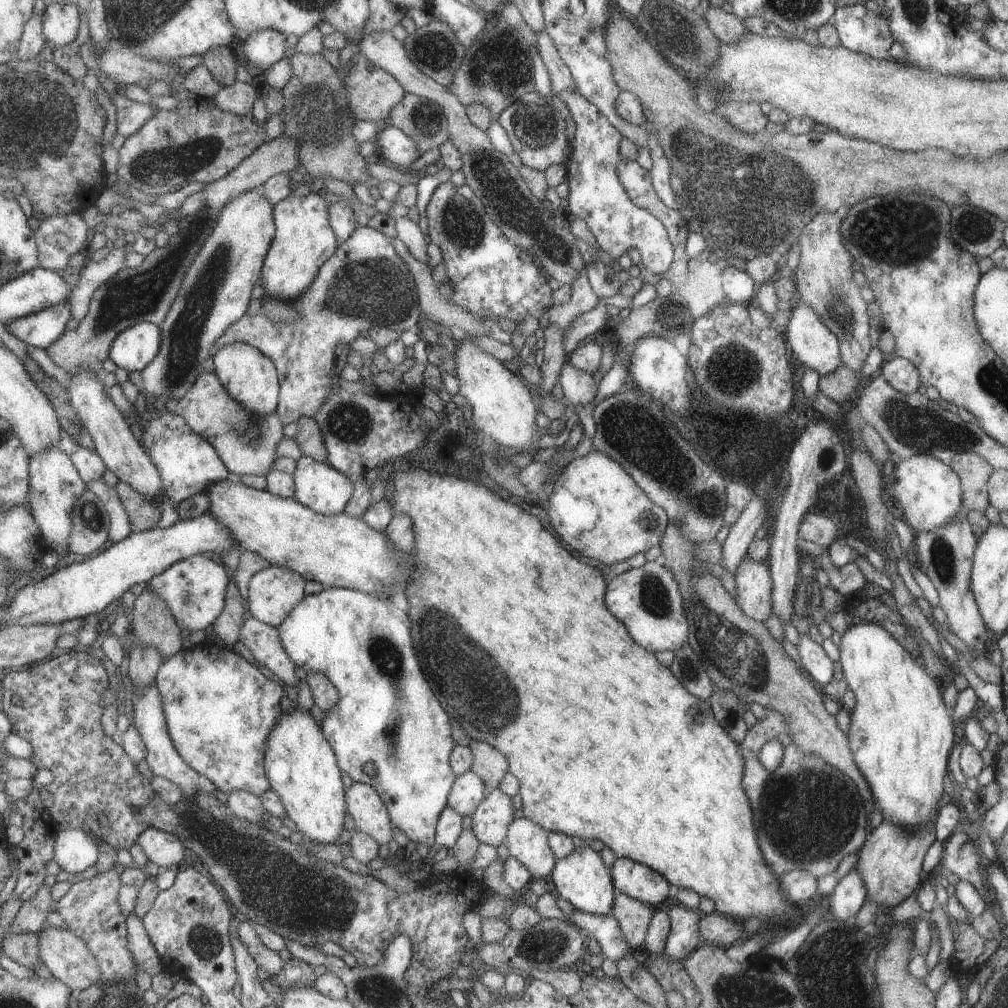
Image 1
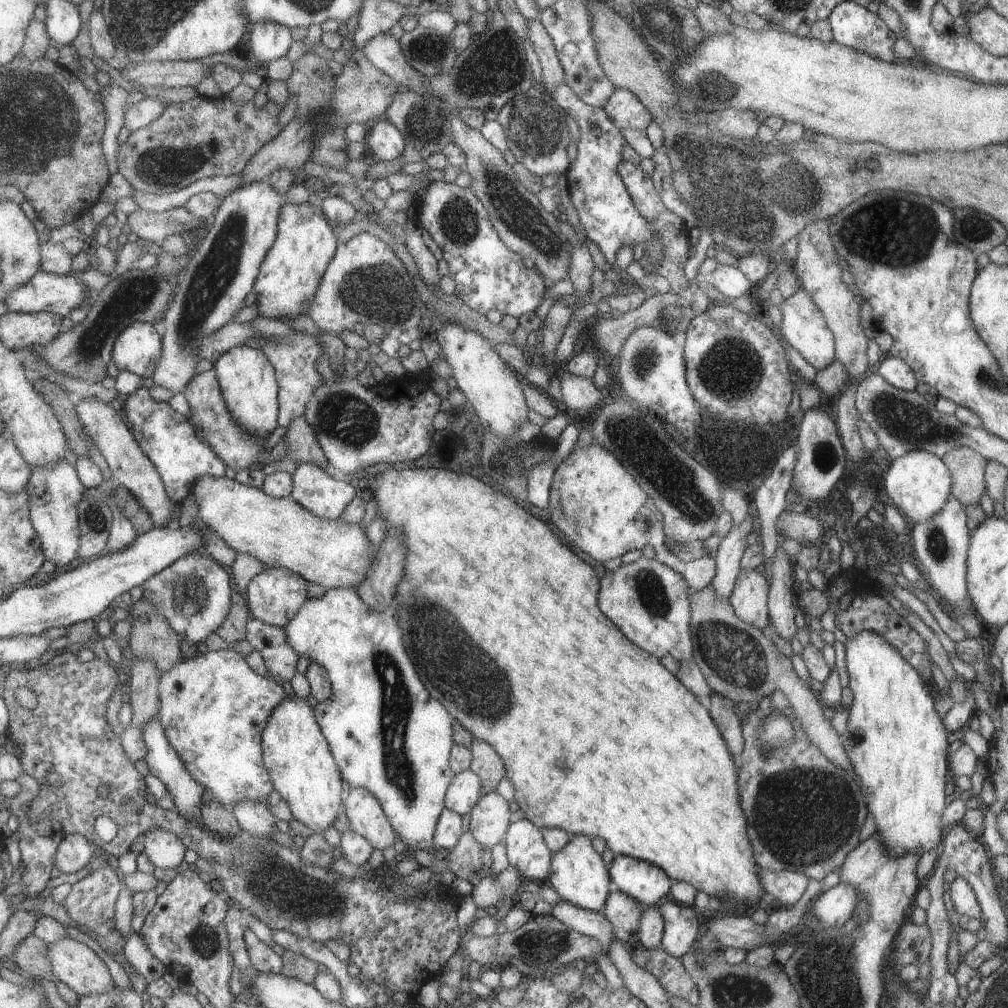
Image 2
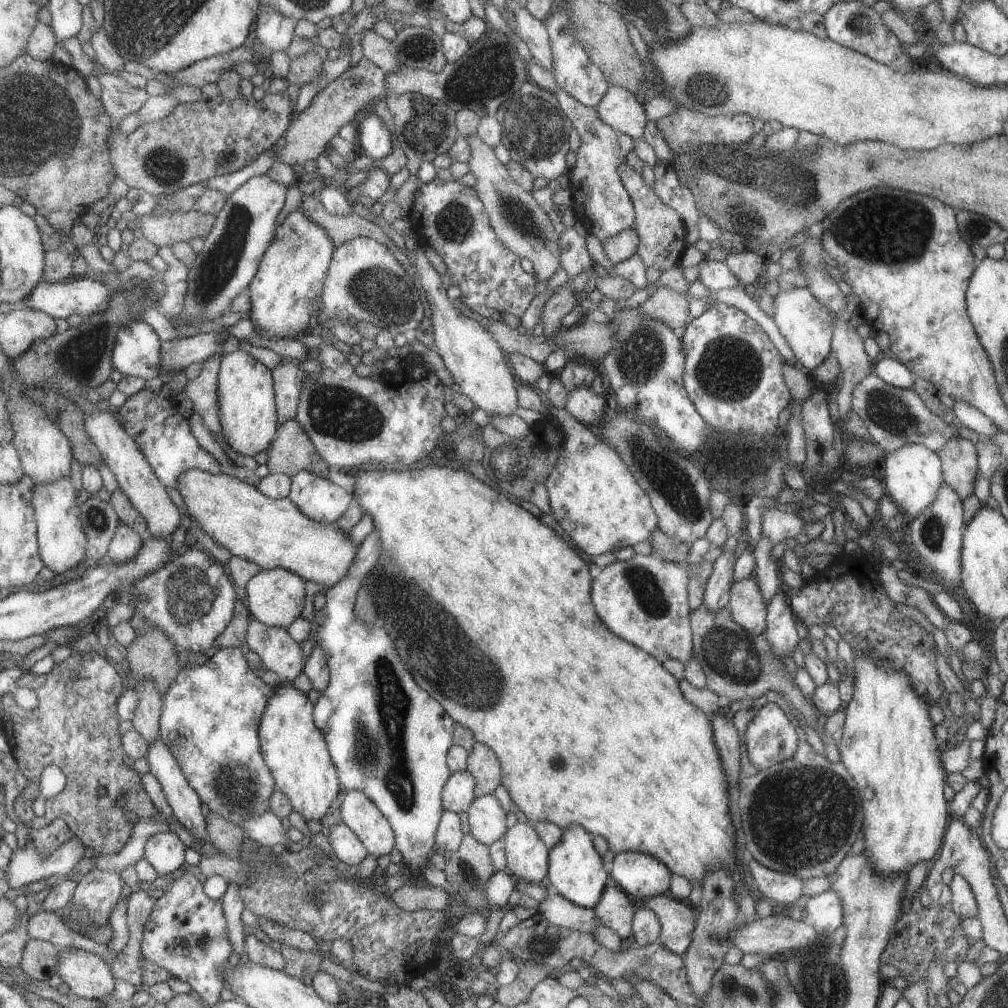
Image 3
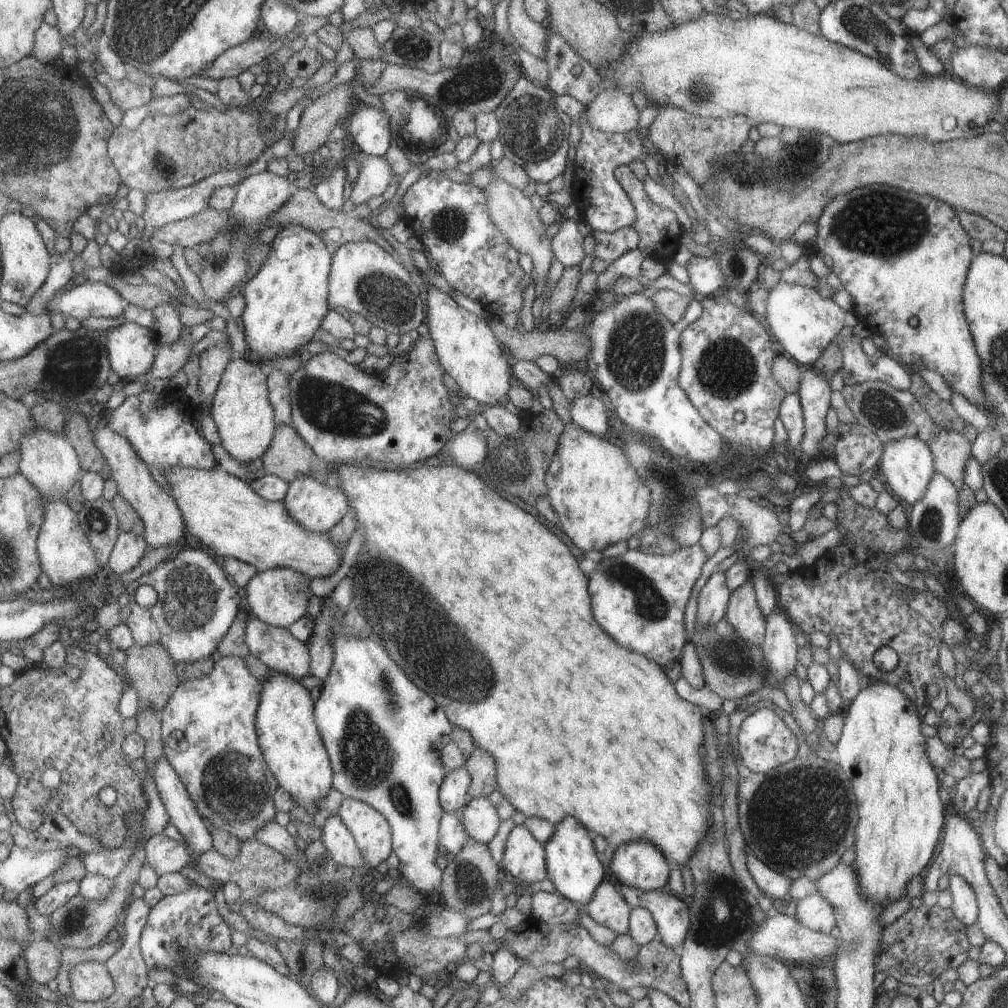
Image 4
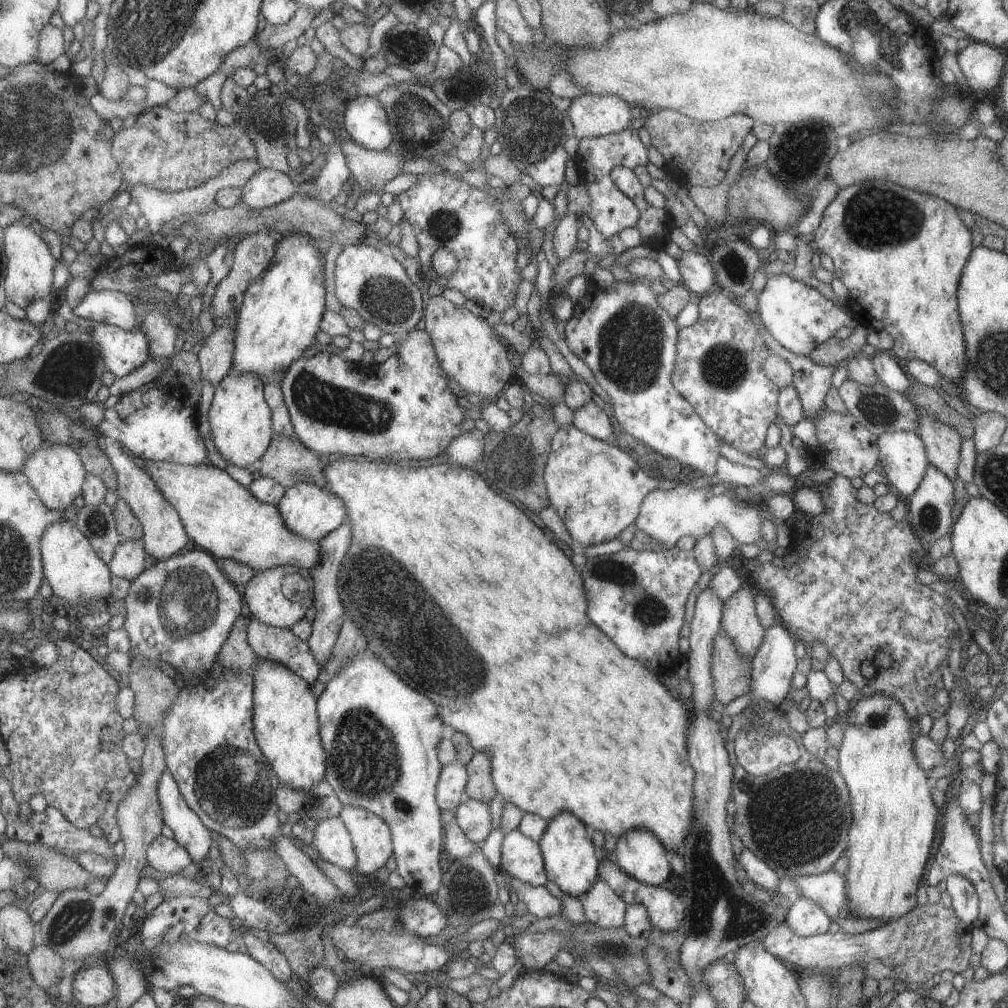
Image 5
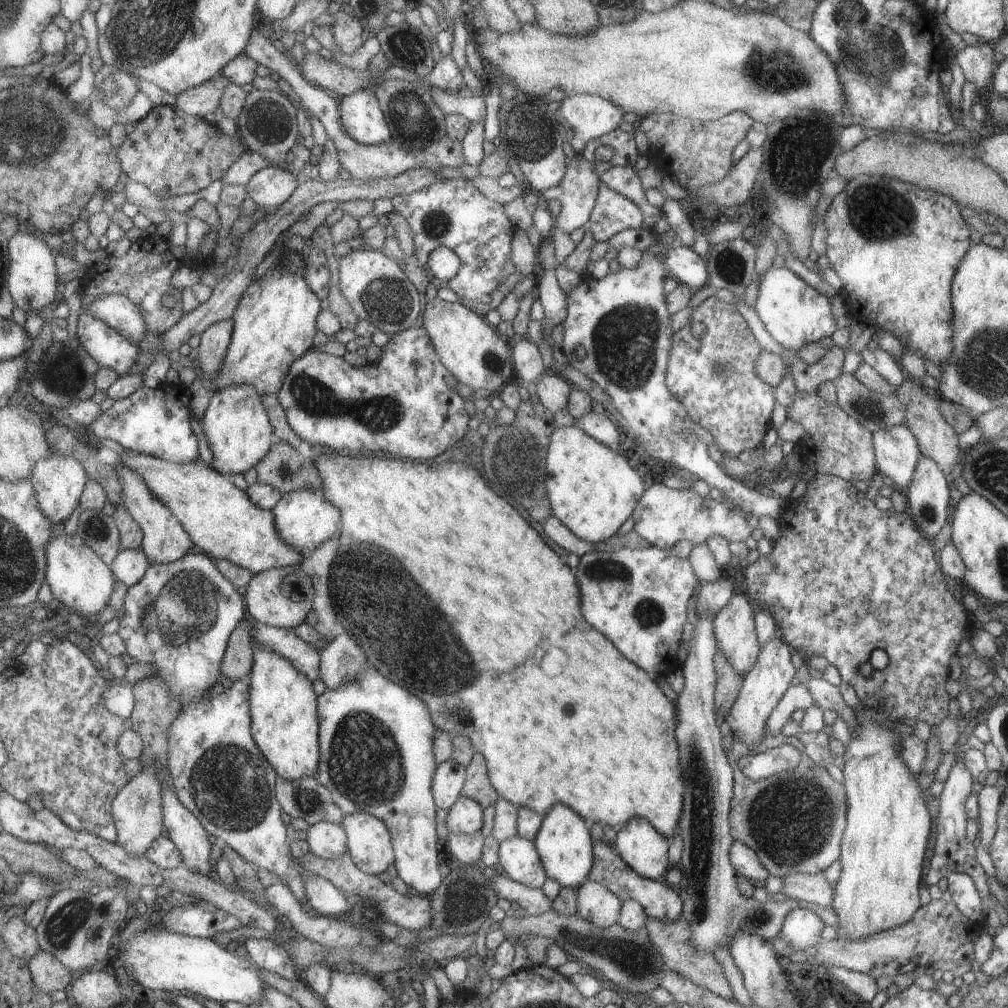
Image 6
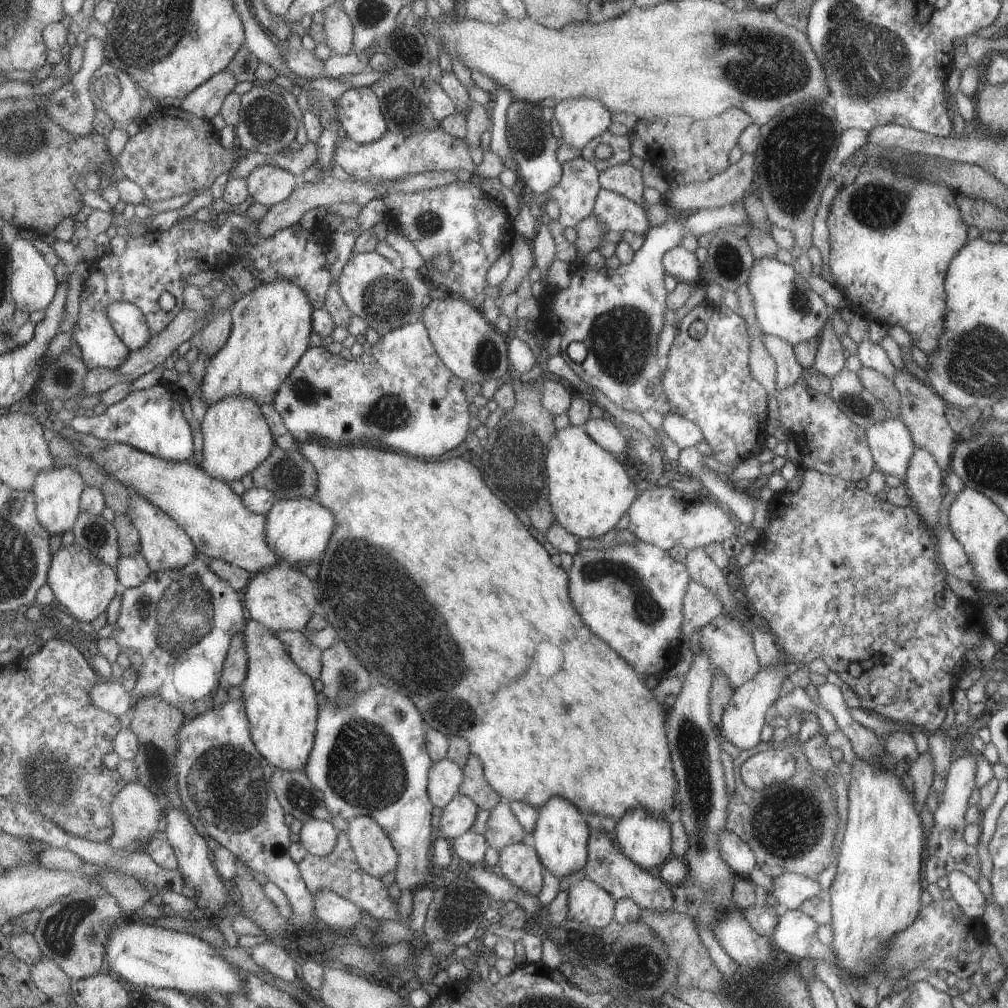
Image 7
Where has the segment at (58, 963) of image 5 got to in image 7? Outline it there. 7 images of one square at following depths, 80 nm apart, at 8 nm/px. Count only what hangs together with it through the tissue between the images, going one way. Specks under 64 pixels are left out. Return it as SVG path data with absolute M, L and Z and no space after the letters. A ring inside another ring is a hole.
M41 958L37 964L31 965L31 974L35 985L43 990L48 998L55 995L67 996L72 979L60 970L53 960Z

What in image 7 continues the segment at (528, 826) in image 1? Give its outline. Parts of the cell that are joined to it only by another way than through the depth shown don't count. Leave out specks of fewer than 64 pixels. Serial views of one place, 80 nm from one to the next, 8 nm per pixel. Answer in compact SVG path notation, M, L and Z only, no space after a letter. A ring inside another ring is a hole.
M528 841L511 842L498 854L496 872L525 894L537 896L542 888L544 869L531 844Z

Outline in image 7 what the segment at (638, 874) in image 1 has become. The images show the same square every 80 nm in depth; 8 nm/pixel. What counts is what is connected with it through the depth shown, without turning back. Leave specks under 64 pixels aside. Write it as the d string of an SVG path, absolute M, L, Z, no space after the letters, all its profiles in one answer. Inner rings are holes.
M629 808L619 820L616 820L612 833L613 841L617 844L621 854L629 858L635 866L641 870L651 870L662 866L671 858L671 834L670 824L653 814L649 814L645 808Z

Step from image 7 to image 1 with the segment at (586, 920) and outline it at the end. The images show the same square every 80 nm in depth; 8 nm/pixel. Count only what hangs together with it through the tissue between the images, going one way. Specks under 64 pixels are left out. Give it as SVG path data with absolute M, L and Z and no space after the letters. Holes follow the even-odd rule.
M616 891L609 916L620 926L622 938L633 950L642 949L643 939L649 919L655 907L643 904L625 893Z

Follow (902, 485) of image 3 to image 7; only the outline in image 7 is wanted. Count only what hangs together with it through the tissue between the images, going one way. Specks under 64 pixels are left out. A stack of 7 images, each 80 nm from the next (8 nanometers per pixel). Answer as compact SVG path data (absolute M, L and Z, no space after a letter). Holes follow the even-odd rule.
M885 418L871 424L864 432L875 470L884 476L904 477L915 446L909 430L899 418Z

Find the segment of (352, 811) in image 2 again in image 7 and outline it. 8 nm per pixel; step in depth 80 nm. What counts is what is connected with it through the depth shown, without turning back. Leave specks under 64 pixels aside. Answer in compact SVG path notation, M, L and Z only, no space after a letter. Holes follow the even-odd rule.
M369 816L347 820L345 830L355 862L363 872L381 879L387 872L395 871L397 854L385 832Z

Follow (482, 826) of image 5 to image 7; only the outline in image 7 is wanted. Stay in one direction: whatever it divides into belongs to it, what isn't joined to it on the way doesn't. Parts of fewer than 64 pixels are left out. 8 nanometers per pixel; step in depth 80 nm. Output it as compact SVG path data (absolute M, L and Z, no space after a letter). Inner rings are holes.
M456 793L441 810L439 828L444 839L451 840L471 830L477 812L477 806L467 796Z

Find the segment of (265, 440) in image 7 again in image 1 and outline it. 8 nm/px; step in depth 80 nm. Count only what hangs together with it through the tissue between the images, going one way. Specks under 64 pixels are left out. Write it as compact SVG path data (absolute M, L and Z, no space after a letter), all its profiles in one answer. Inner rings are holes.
M231 343L220 348L211 358L213 370L229 398L249 411L255 419L275 413L278 403L278 378L273 363L255 347L245 343Z

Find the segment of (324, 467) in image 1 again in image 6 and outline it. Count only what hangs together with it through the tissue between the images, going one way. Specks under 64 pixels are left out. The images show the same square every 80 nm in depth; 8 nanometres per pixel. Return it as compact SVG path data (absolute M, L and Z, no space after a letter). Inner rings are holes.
M297 489L282 494L270 511L274 529L281 542L303 554L312 551L319 543L335 537L340 524L337 507L327 502L320 493L309 489Z

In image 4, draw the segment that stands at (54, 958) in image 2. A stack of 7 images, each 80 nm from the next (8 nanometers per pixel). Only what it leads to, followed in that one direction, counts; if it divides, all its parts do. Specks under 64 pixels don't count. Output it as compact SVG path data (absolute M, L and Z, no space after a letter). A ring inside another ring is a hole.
M82 962L71 967L68 974L71 996L83 1002L107 999L114 991L114 982L104 963Z

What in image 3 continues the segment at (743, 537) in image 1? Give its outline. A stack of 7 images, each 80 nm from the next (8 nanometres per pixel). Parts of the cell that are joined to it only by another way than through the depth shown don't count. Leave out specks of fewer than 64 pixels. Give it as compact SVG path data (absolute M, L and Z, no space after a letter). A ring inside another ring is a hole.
M722 548L722 553L712 562L711 574L705 582L702 604L712 613L728 606L730 588L733 584L733 552Z

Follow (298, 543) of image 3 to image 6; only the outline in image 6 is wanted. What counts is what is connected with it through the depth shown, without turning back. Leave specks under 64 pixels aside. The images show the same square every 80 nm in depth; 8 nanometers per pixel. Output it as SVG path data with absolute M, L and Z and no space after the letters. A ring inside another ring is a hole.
M127 449L118 455L118 460L123 466L130 468L137 476L141 477L145 486L148 486L149 492L159 502L162 502L179 521L183 530L189 535L191 542L213 560L228 560L237 566L250 570L253 575L270 568L296 566L298 562L301 562L304 554L298 553L292 547L281 542L277 536L271 511L261 510L249 502L244 491L237 489L231 483L229 476L218 473L203 462L174 463Z

